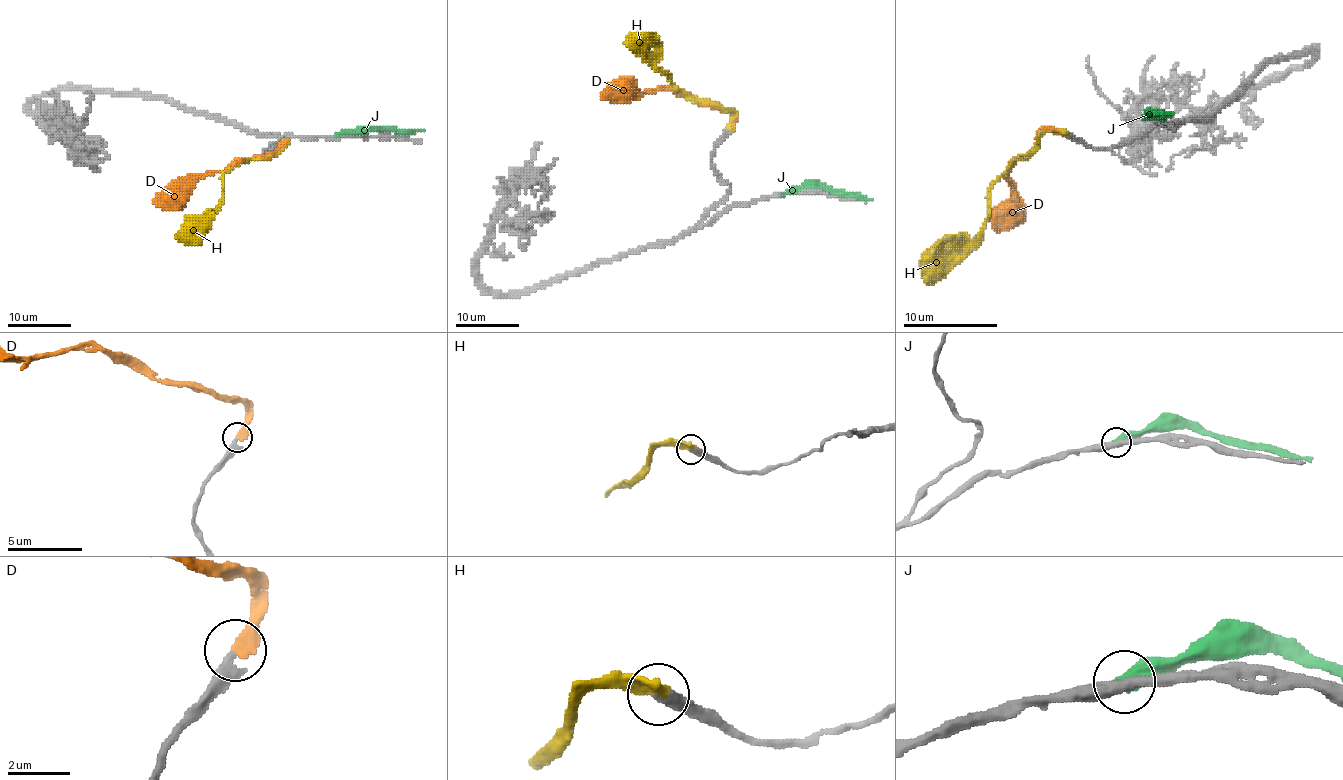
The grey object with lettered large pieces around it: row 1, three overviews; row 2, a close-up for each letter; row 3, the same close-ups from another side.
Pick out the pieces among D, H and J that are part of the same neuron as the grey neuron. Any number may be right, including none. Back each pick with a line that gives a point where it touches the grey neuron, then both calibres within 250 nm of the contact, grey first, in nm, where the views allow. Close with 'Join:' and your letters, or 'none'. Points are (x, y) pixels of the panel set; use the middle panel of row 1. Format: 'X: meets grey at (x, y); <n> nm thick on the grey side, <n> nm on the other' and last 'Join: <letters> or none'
D: meets grey at (730, 126); 280 nm thick on the grey side, 360 nm on the other
Join: D

